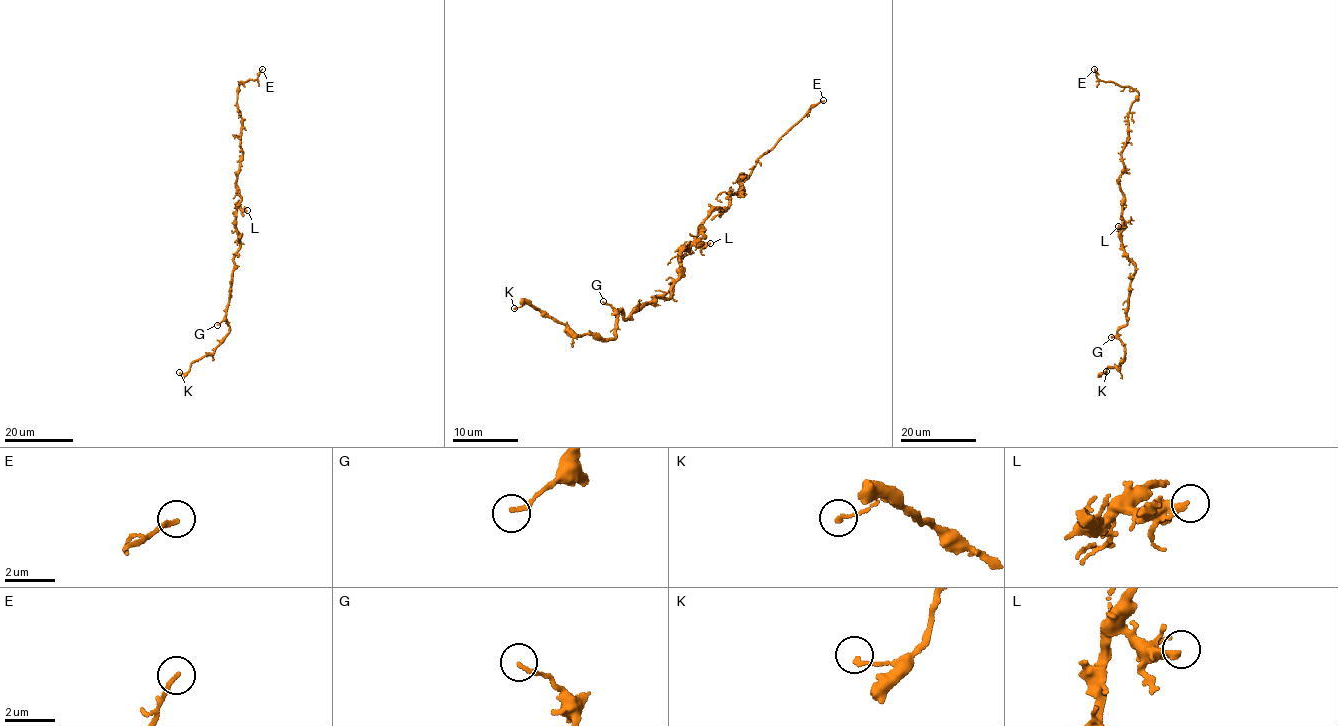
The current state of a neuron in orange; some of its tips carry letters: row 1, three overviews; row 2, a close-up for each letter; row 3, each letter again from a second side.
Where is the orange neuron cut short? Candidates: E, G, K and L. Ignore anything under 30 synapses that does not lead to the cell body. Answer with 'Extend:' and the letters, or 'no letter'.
Extend: E

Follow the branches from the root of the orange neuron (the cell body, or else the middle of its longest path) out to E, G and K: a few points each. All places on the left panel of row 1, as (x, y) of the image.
E: (236, 218), (237, 205), (241, 199), (236, 180), (243, 157), (238, 83), (255, 80), (262, 69)
G: (236, 218), (240, 249), (234, 257), (226, 316), (217, 325)
K: (236, 218), (240, 249), (234, 257), (226, 314), (229, 332), (212, 353), (195, 359), (185, 373), (179, 372)

